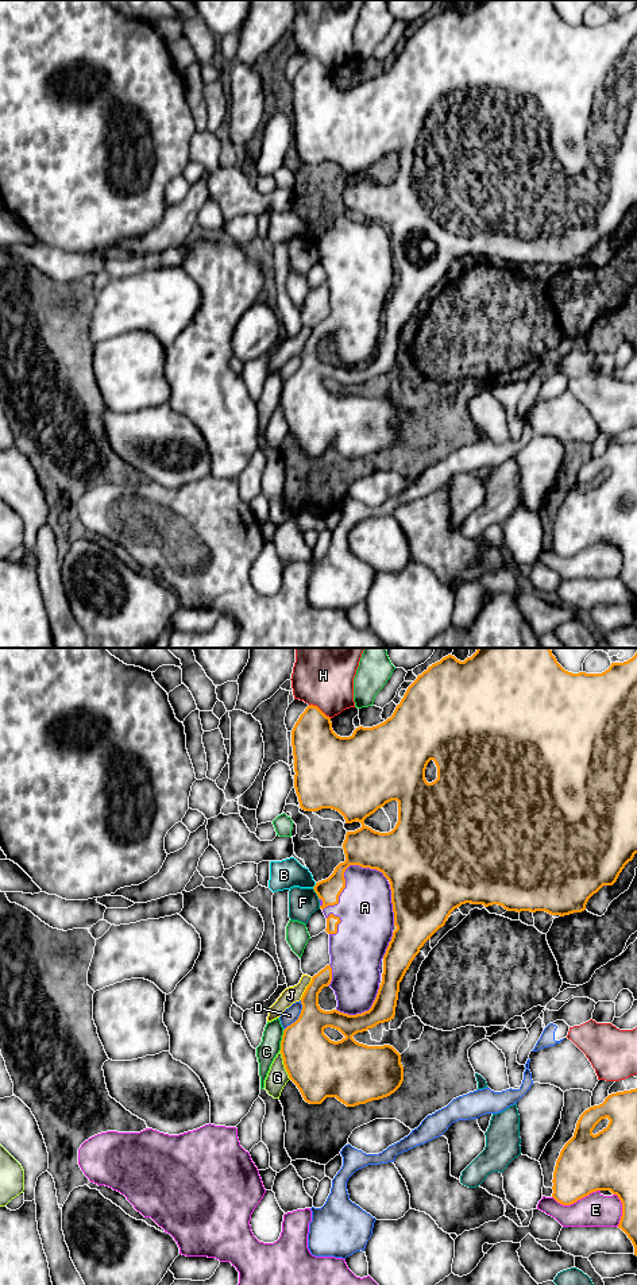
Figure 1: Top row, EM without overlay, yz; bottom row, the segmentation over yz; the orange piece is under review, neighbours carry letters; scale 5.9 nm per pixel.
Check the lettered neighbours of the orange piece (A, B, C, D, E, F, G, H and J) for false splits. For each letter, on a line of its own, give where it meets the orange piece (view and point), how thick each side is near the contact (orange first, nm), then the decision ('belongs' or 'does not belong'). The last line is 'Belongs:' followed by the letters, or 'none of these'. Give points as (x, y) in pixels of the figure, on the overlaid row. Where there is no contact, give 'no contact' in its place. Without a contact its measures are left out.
A: meets orange in yz at (344, 871); 220 nm thick on the orange side, 320 nm on the other; belongs
B: meets orange in yz at (315, 886); 140 nm thick on the orange side, 180 nm on the other; does not belong
C: meets orange in yz at (281, 1041); 340 nm thick on the orange side, 120 nm on the other; does not belong
D: meets orange in yz at (298, 1017); 320 nm thick on the orange side, 90 nm on the other; does not belong
E: meets orange in yz at (575, 1201); 340 nm thick on the orange side, 200 nm on the other; does not belong
F: meets orange in yz at (316, 892); 140 nm thick on the orange side, 180 nm on the other; does not belong
G: meets orange in yz at (284, 1064); 360 nm thick on the orange side, 130 nm on the other; does not belong
H: meets orange in yz at (319, 709); 300 nm thick on the orange side, 360 nm on the other; does not belong
J: meets orange in yz at (307, 988); 190 nm thick on the orange side, 100 nm on the other; does not belong
Belongs: A

